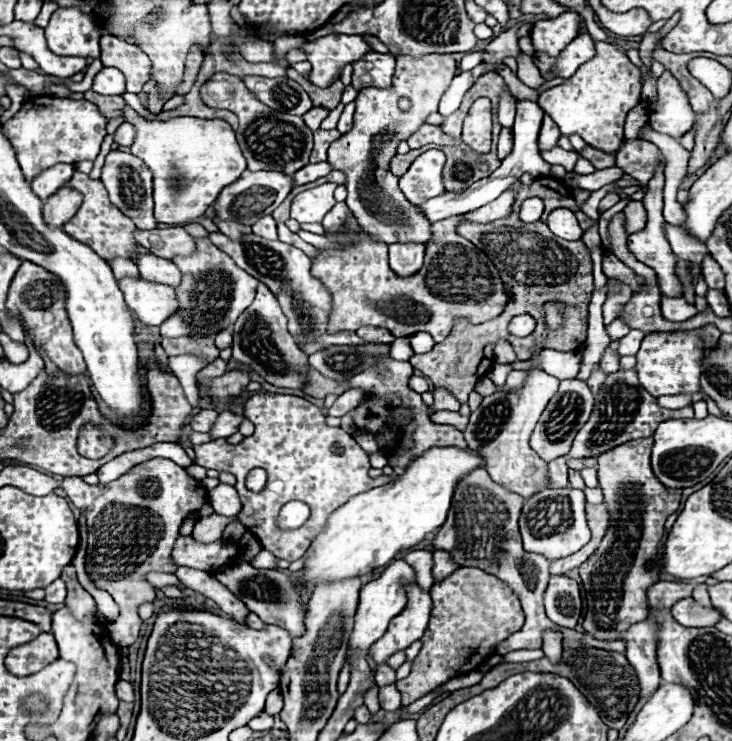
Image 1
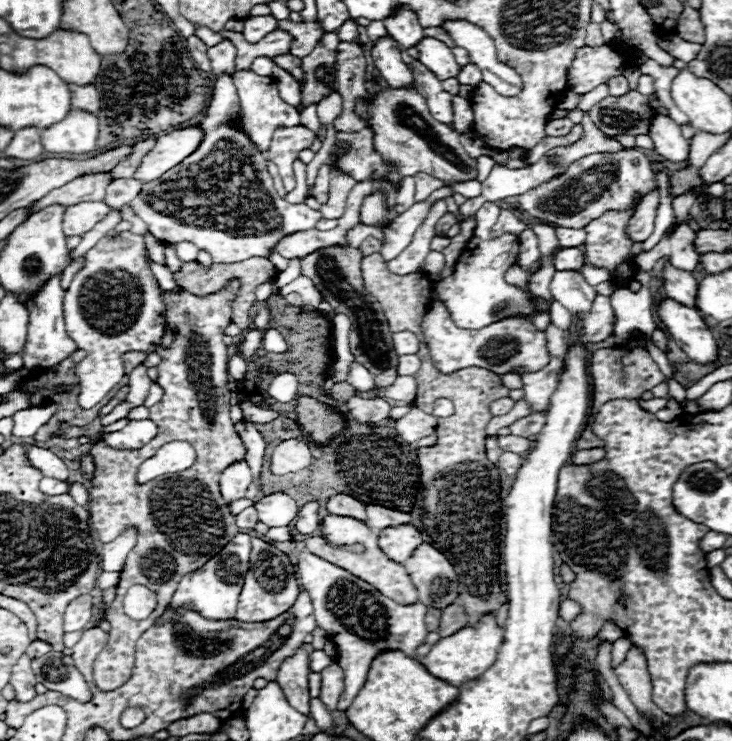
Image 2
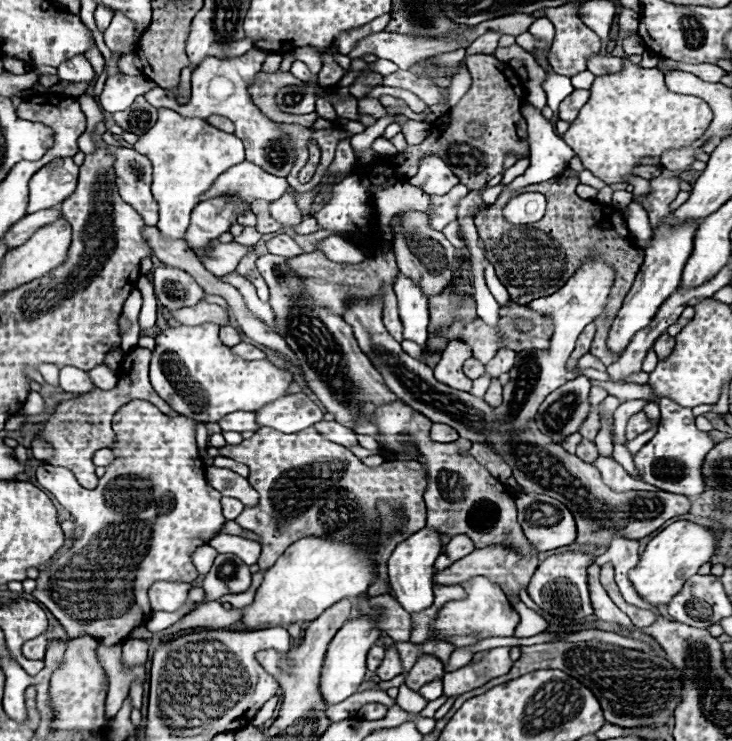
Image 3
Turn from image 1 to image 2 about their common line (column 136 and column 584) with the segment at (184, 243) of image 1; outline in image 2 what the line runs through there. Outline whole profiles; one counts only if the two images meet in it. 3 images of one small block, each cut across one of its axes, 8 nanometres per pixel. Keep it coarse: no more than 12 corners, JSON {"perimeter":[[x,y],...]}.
{"perimeter":[[556,228],[562,248],[576,248],[586,240],[580,228]]}

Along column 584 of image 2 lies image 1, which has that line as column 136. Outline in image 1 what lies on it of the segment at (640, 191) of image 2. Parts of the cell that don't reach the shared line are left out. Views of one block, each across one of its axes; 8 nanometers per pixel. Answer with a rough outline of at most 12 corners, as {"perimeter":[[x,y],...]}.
{"perimeter":[[122,150],[100,180],[110,202],[140,230],[154,230],[152,172]]}

